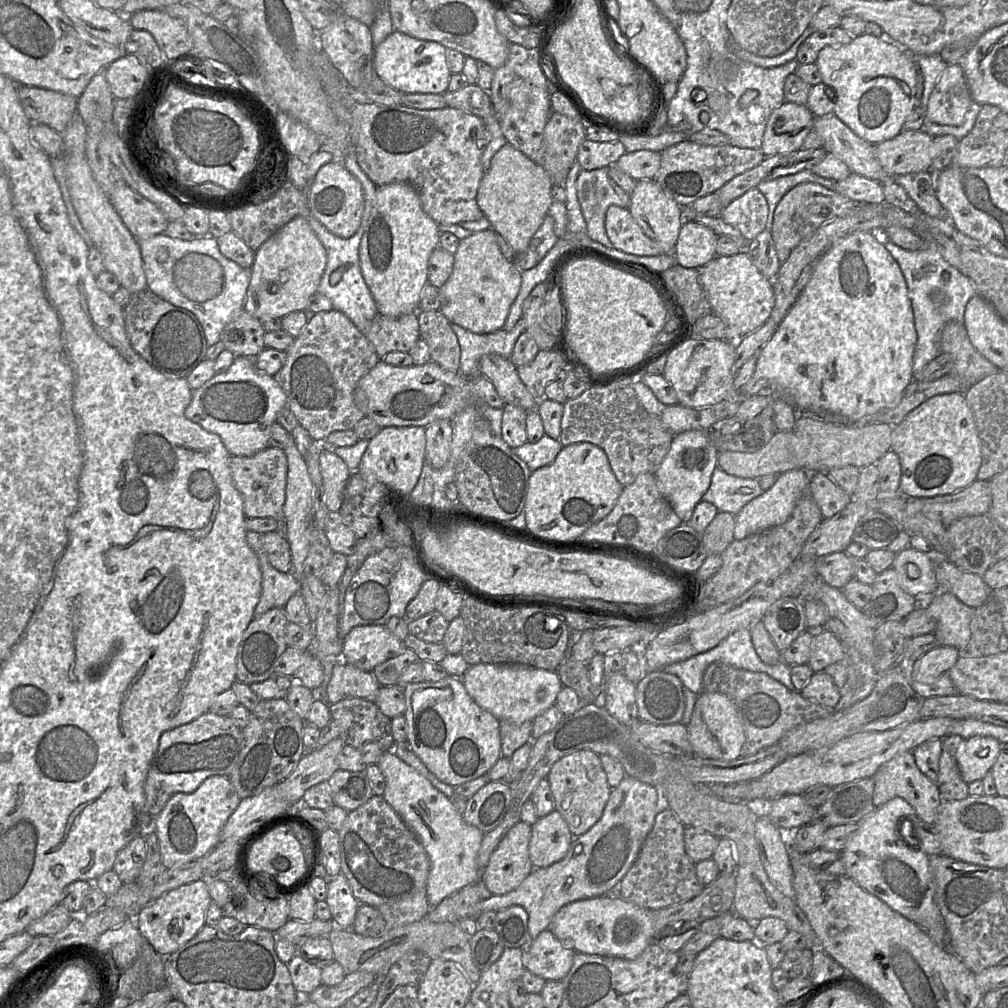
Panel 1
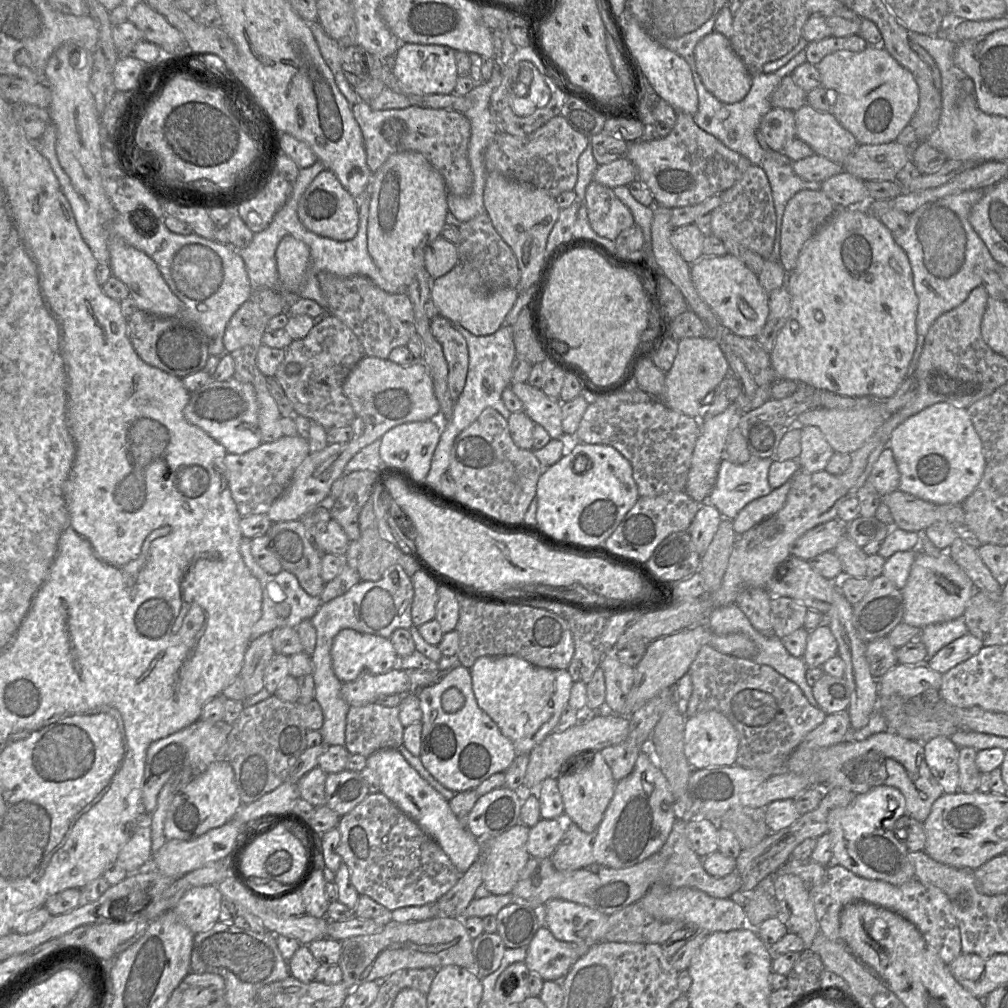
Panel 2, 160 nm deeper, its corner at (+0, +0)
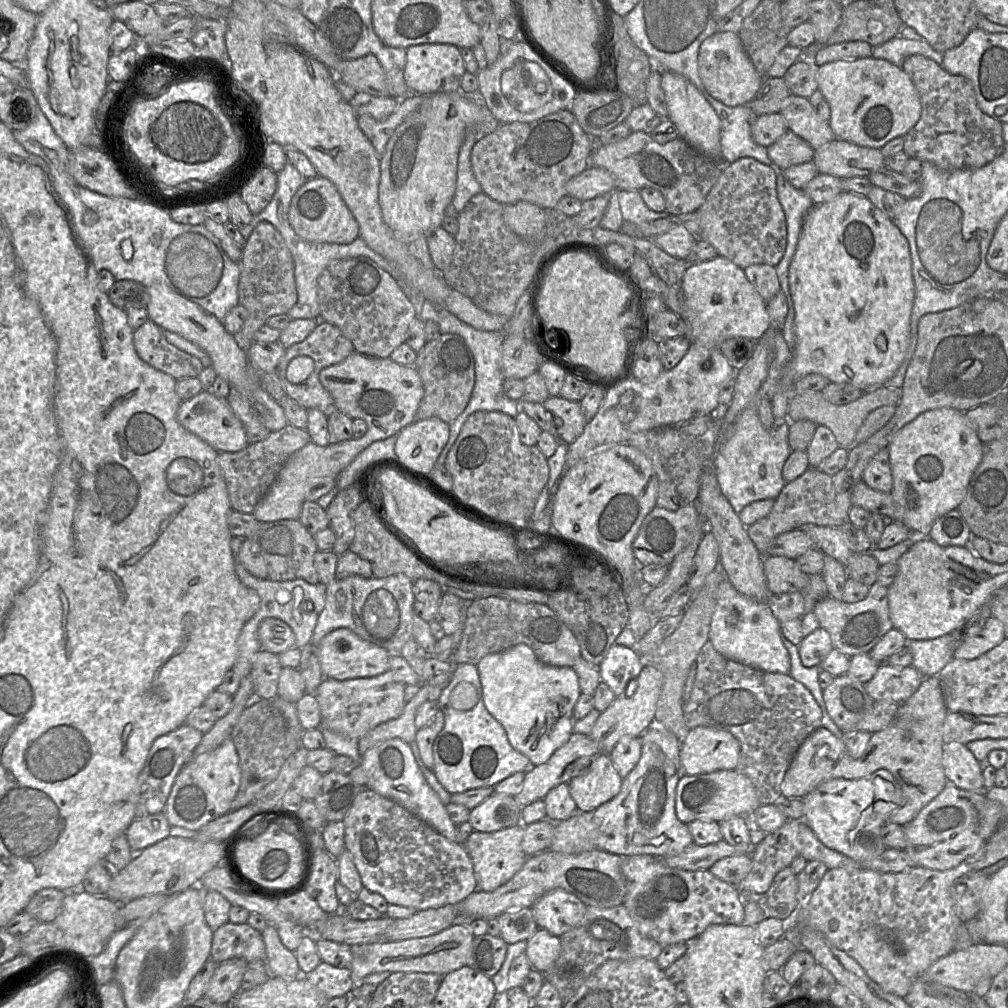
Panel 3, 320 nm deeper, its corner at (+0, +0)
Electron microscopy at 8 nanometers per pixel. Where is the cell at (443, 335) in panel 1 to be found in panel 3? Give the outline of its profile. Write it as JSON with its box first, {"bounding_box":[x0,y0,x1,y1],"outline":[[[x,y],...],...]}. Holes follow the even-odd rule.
{"bounding_box":[414,333,475,423],"outline":[[[441,333],[436,339],[426,342],[417,353],[414,367],[424,387],[415,421],[431,417],[447,423],[454,421],[468,405],[475,384],[474,357],[464,339],[456,334]]]}

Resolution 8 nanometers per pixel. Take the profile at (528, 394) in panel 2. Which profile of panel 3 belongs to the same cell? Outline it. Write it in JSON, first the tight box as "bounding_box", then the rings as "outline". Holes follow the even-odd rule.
{"bounding_box":[542,396,587,443],"outline":[[[559,396],[547,398],[542,405],[552,413],[560,442],[573,443],[584,430],[587,419],[579,402]]]}

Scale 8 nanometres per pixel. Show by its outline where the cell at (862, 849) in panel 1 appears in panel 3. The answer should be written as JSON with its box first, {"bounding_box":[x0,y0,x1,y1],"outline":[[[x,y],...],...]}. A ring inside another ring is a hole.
{"bounding_box":[802,769,905,862],"outline":[[[879,769],[856,780],[835,778],[821,783],[802,798],[804,820],[817,838],[828,848],[863,862],[880,855],[885,849],[881,828],[889,816],[905,804],[899,783],[891,772]]]}

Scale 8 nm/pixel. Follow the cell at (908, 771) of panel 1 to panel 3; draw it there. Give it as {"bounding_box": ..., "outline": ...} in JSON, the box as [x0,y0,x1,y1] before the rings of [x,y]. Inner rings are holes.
{"bounding_box":[781,676,947,826],"outline":[[[929,676],[924,677],[918,690],[902,704],[896,720],[872,734],[866,750],[858,759],[848,754],[844,740],[827,728],[819,727],[796,752],[781,784],[782,796],[802,799],[828,780],[856,780],[885,769],[892,773],[905,797],[905,804],[889,816],[888,823],[903,826],[911,822],[947,785],[942,764],[942,726],[947,713],[939,677]]]}

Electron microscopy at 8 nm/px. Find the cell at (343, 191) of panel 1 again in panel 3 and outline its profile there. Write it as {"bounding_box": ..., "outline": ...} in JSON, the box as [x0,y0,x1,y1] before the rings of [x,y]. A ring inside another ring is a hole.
{"bounding_box":[288,176,359,244],"outline":[[[317,176],[307,181],[294,194],[288,212],[289,222],[298,236],[312,243],[350,244],[359,237],[359,224],[336,186]]]}

